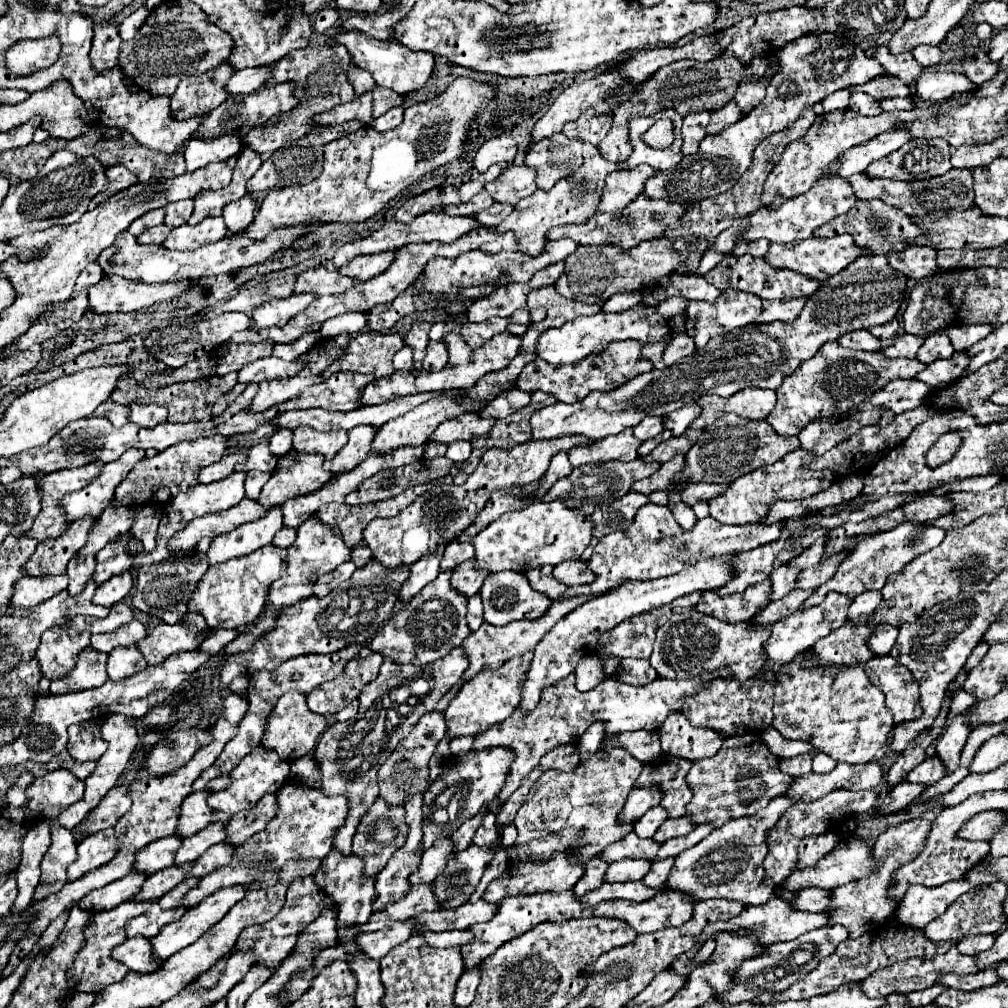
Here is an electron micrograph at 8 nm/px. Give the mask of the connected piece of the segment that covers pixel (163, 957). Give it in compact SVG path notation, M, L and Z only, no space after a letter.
M232 886L232 888L218 890L216 894L208 896L200 906L194 906L192 910L188 910L180 920L176 920L176 922L164 926L164 928L160 930L160 934L152 938L152 950L154 950L154 956L152 956L152 958L154 958L154 962L162 964L162 962L166 962L172 954L176 954L176 950L182 950L182 948L190 946L192 942L196 942L196 938L200 938L200 934L204 934L204 930L208 930L208 928L212 928L216 922L220 922L220 920L228 914L228 910L230 910L238 900L242 900L244 896L246 896L246 892L244 892L242 886Z

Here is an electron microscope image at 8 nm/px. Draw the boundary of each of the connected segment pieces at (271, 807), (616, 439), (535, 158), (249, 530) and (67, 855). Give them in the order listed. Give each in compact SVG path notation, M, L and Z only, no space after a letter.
M266 794L250 812L240 812L230 816L230 820L224 824L226 838L224 844L238 846L258 830L262 830L274 816L276 816L276 794Z
M628 428L616 436L596 440L592 442L592 446L576 446L576 450L570 452L570 462L572 466L582 466L586 462L608 462L608 460L630 462L638 458L640 444L642 442L634 438L632 428Z
M554 134L552 138L532 144L524 164L538 172L538 188L550 190L556 180L568 178L572 172L576 172L580 162L584 162L582 144L584 142L570 140L564 134Z
M272 508L268 514L264 514L264 518L258 518L256 522L246 522L244 526L238 526L230 534L216 536L206 552L208 564L216 566L226 562L228 558L252 554L254 550L270 544L280 528L282 528L282 510Z
M56 822L52 824L52 844L42 860L42 878L34 892L34 902L56 894L66 884L66 868L76 860L74 834Z

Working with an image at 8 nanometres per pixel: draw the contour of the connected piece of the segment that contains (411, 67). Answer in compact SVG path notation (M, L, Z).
M348 30L348 32L336 32L332 38L326 40L328 44L344 44L352 56L352 62L362 68L368 70L372 74L372 78L376 80L378 86L390 88L398 94L410 94L416 92L420 88L426 86L426 82L430 80L432 68L434 68L434 56L422 50L408 50L406 46L402 46L396 40L378 40L372 38L368 34L362 34L358 30Z

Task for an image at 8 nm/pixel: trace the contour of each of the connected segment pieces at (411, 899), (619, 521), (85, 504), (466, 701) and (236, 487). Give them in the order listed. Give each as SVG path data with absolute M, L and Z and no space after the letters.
M418 884L418 886L412 886L400 902L394 902L392 906L384 906L384 910L380 910L380 914L372 914L368 920L368 928L378 930L380 918L384 918L388 922L396 922L396 920L414 918L416 914L430 912L430 910L440 910L434 890L430 884Z
M628 492L626 496L618 498L610 506L598 506L594 510L594 514L588 516L588 520L592 520L592 524L594 524L594 536L604 538L610 532L626 530L634 522L636 510L644 504L648 504L648 496Z
M128 450L120 460L104 464L104 472L92 480L86 488L66 494L62 498L62 508L70 520L78 520L86 514L100 516L102 510L110 504L116 486L126 478L126 474L144 458L144 450Z
M532 652L510 658L508 662L504 662L504 666L500 666L500 670L494 670L492 674L478 674L476 678L472 678L472 682L466 682L462 686L462 690L458 692L458 696L450 702L448 710L446 710L446 726L450 736L464 736L464 734L478 734L502 720L506 720L520 704L520 678L524 678L524 670L528 670L528 662L532 662Z
M234 472L230 474L228 478L224 480L218 480L218 482L210 482L210 484L196 484L196 486L190 486L188 490L180 492L166 508L166 514L162 516L160 520L160 528L158 528L158 536L156 536L156 550L152 552L154 560L160 562L168 556L172 556L172 552L168 550L166 542L178 532L182 530L190 520L198 518L198 516L204 516L204 514L210 514L210 512L220 512L220 510L228 510L236 504L240 504L240 500L244 498L244 480L246 480L246 472Z

